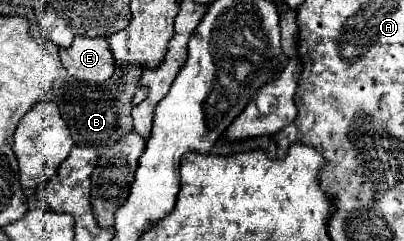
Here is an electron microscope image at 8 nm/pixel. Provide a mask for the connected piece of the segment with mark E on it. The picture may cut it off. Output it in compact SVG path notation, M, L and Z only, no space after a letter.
M74 37L68 49L60 49L66 71L80 81L106 81L114 73L114 57L106 37Z

